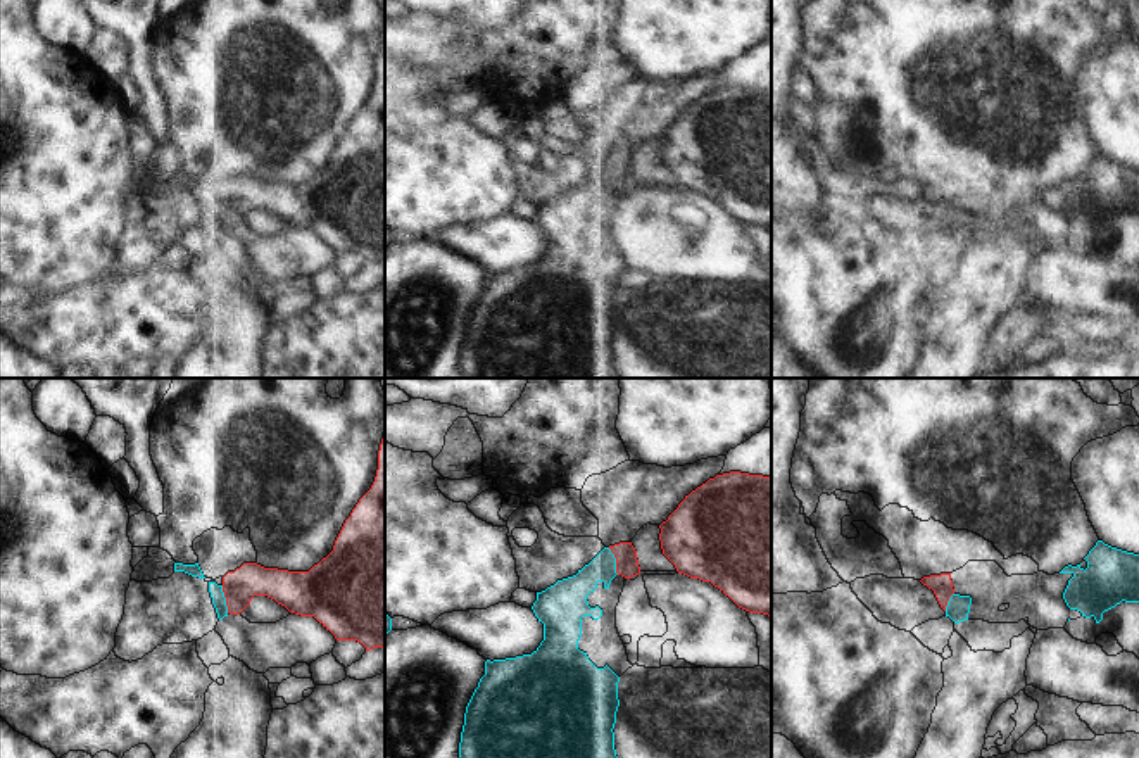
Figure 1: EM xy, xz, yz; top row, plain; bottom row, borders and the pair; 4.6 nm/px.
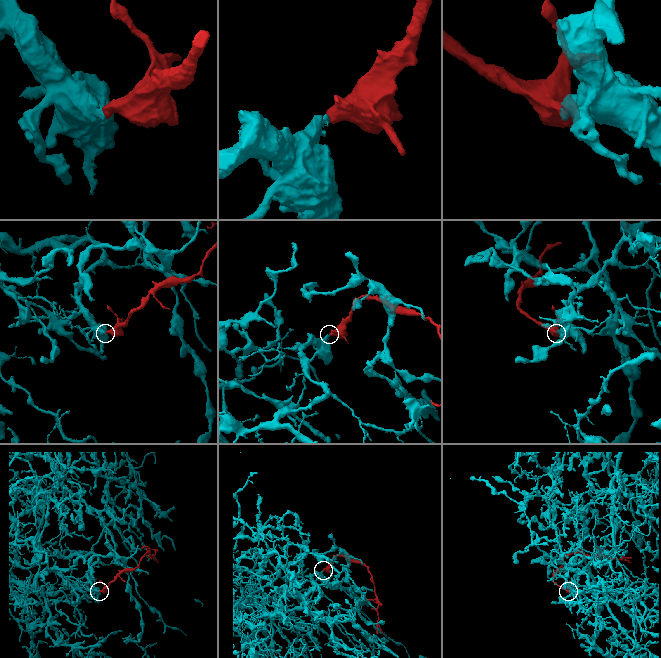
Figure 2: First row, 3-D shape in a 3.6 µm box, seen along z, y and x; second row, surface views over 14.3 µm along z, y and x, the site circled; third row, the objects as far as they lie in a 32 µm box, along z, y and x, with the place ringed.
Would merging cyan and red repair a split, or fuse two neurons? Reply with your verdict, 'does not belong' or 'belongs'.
belongs

